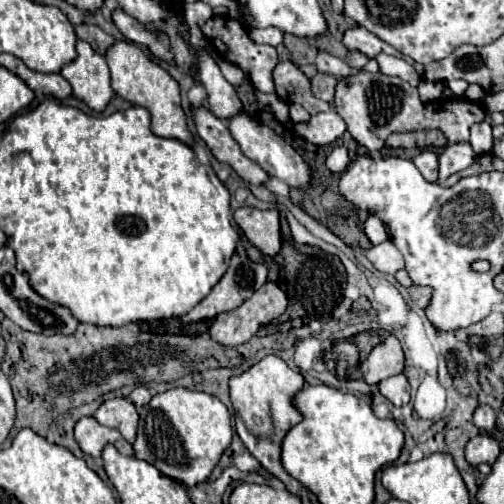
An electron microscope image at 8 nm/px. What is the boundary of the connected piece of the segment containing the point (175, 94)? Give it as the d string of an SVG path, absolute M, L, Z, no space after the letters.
M115 40L115 44L105 52L105 60L111 70L111 86L113 90L129 100L131 104L143 106L151 112L151 130L163 138L177 138L181 142L191 144L191 134L187 130L185 112L181 110L179 84L171 78L167 70L155 64L135 42Z

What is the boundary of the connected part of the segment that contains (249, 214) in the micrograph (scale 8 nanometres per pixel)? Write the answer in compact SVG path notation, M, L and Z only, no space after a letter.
M241 206L233 214L237 226L245 232L249 242L267 256L275 256L281 248L279 212L277 210L257 210L251 206Z

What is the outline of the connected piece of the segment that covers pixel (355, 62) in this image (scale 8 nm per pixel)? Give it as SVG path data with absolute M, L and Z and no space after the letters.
M347 50L345 62L347 62L349 66L353 66L353 68L363 68L363 66L369 62L369 58L365 58L365 54L361 54L359 50Z

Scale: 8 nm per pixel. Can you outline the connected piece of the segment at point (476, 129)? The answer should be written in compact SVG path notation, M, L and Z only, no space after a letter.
M481 122L471 126L471 146L477 154L487 154L493 148L493 134L491 134L491 124Z

